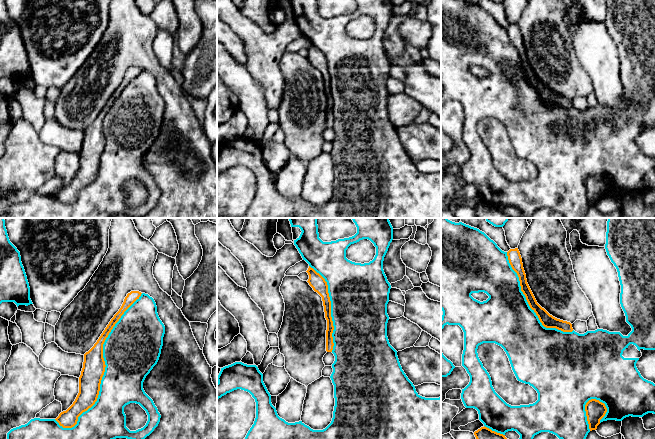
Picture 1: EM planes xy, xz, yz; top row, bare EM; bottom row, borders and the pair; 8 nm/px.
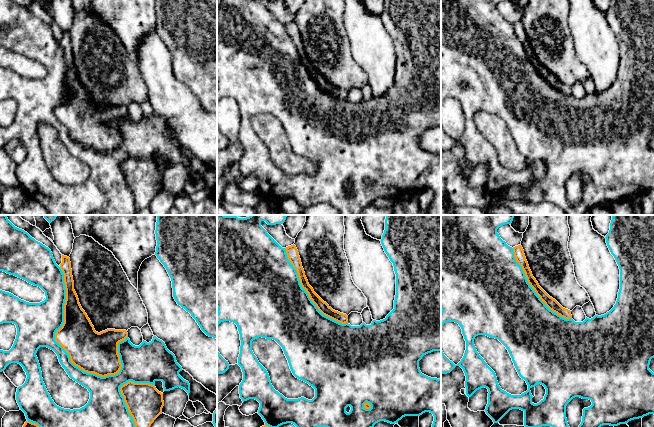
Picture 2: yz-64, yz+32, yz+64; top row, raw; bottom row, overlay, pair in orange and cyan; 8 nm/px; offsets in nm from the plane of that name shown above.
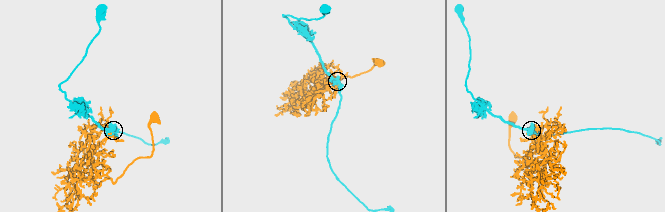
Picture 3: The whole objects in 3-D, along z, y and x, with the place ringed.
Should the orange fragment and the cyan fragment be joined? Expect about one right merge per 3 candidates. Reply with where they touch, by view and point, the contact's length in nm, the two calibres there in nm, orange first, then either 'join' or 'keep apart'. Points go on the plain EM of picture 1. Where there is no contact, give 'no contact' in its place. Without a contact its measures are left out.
contact xy (105, 142); length 1250 nm; calibres 180 and 440 nm; keep apart

